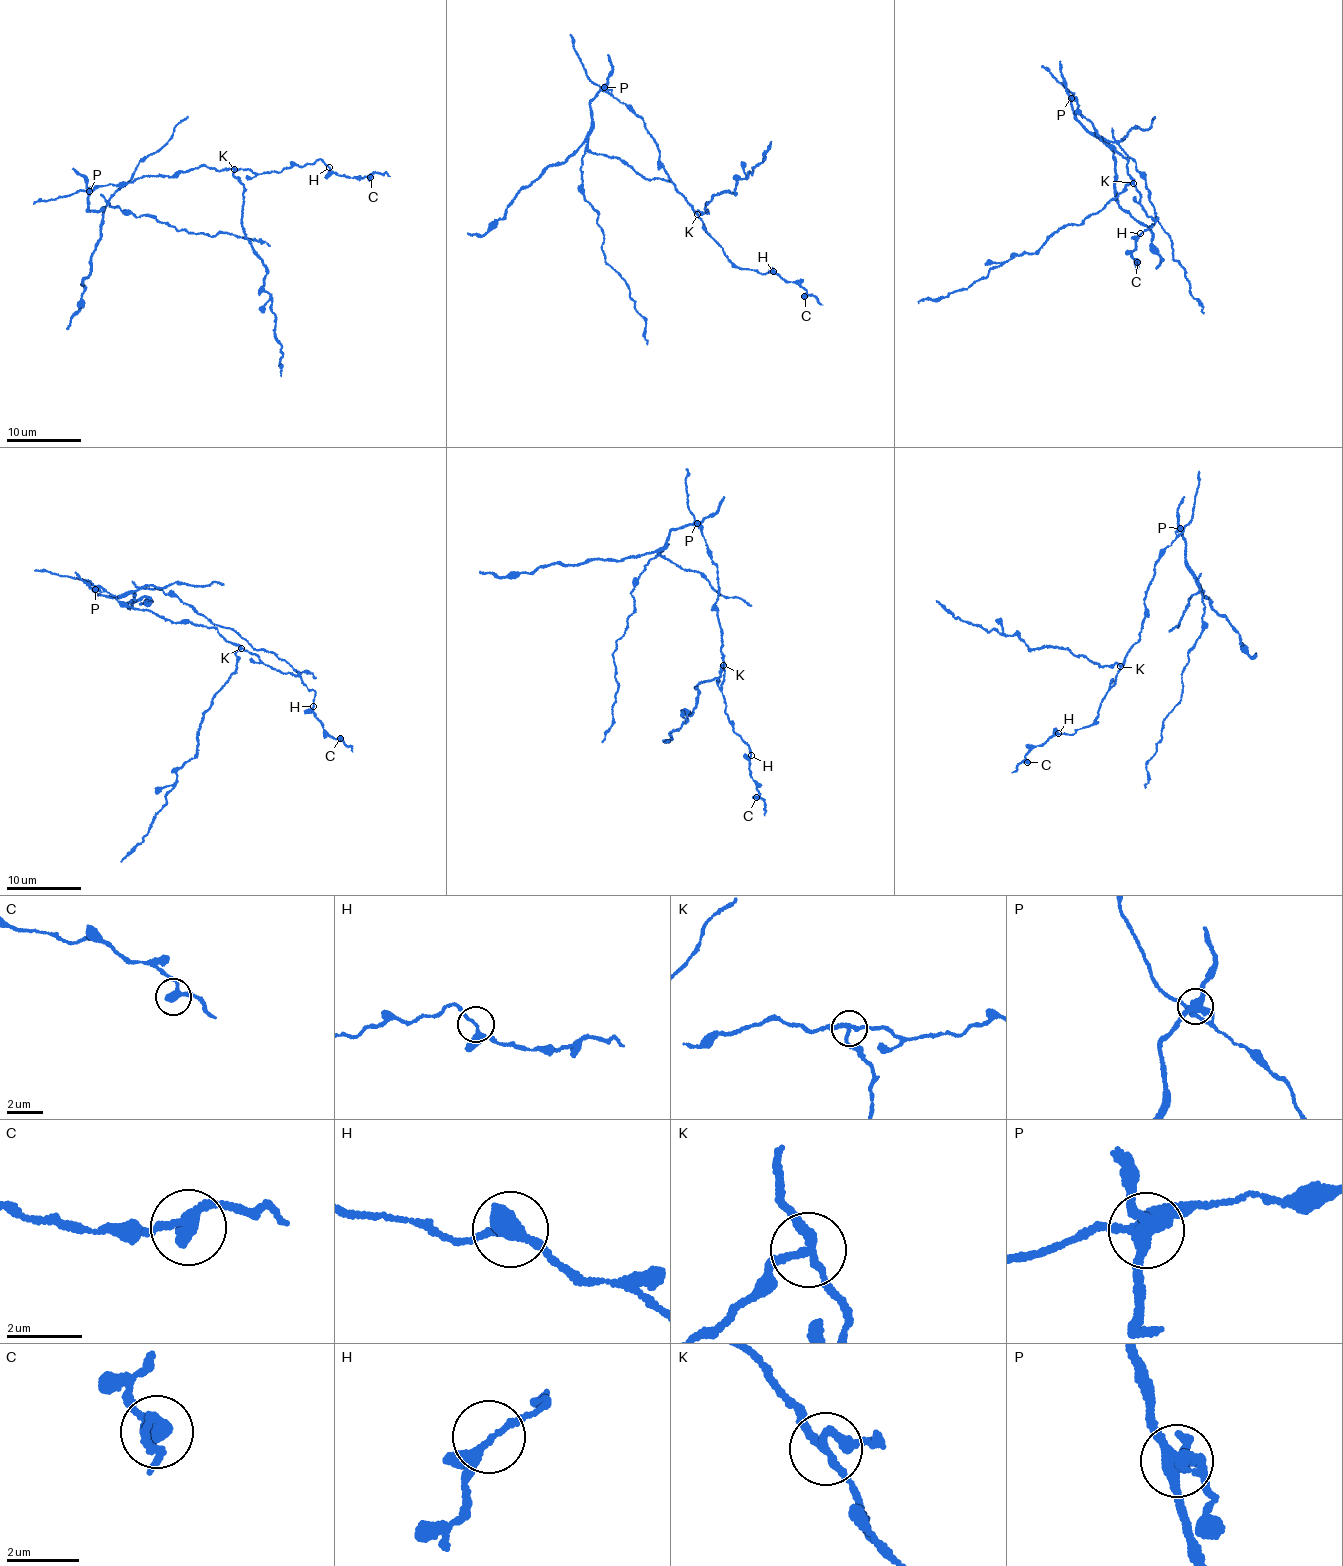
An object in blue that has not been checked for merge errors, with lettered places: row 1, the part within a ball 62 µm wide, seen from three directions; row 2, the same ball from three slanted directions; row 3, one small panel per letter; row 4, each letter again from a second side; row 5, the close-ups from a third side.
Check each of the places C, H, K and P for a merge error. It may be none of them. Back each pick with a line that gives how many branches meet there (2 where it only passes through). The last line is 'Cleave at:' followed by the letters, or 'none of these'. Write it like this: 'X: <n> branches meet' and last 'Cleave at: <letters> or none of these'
K: 3 branches meet
P: 4 branches meet
Cleave at: K, P

